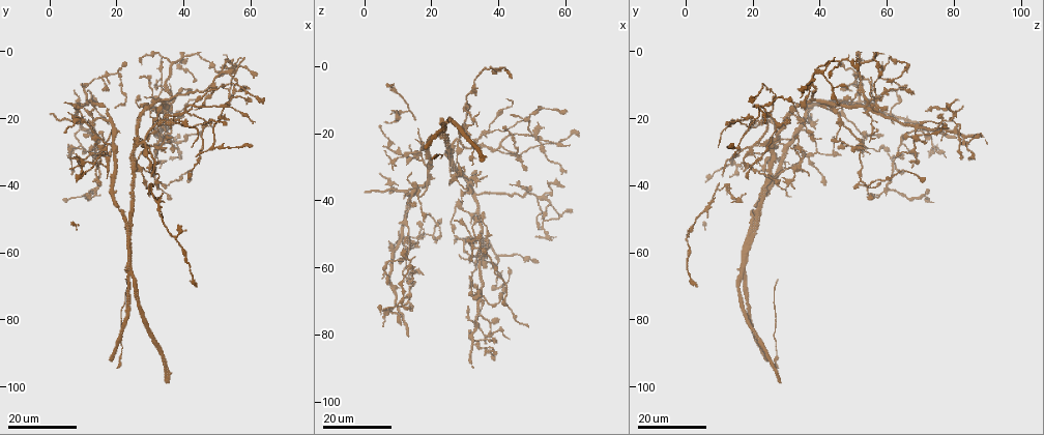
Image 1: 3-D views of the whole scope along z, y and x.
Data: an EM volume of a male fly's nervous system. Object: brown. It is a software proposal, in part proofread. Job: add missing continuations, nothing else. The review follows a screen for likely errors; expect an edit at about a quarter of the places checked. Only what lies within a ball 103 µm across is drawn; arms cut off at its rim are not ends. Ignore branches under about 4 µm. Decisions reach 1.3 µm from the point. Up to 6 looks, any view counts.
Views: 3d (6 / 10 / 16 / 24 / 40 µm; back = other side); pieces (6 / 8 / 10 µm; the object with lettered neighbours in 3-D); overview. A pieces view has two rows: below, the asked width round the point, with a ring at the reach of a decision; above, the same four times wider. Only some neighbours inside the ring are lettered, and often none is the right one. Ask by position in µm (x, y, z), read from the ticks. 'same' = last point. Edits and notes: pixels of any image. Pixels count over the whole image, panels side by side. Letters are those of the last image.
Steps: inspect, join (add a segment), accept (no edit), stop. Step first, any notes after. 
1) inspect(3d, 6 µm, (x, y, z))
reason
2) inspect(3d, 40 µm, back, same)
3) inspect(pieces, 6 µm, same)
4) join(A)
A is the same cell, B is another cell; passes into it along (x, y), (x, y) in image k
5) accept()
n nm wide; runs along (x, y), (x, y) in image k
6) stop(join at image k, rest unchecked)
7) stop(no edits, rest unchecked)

inspect(3d, 16 µm, (52.0, 11.0, 48.0))
end of a long branch

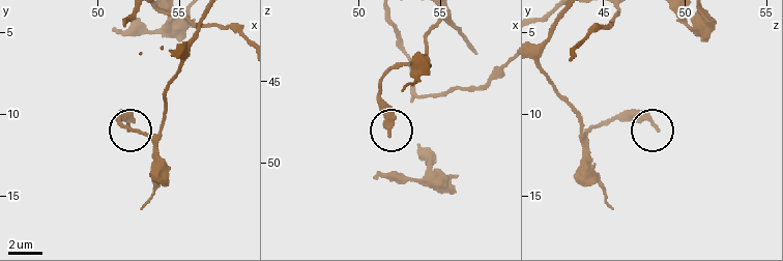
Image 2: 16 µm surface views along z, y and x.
inspect(pieces, 10 µm, (51.9, 10.8, 48.3))

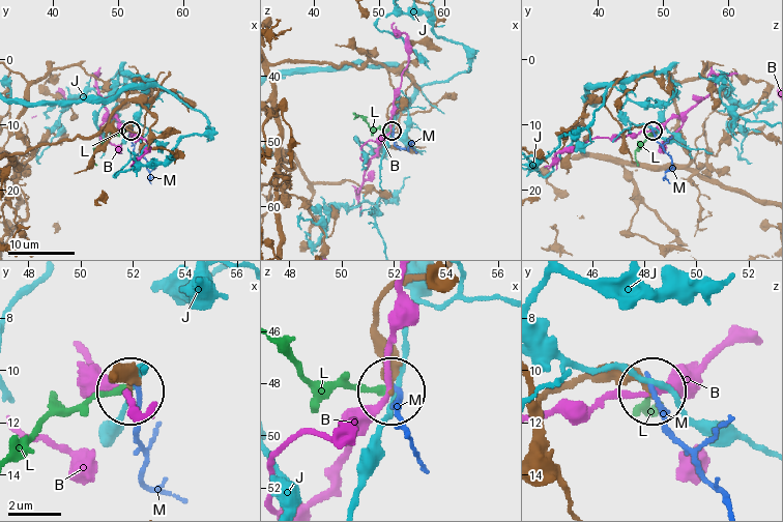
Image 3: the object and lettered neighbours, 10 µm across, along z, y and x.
accept()
B, J, L and M are other cells; none of them fits

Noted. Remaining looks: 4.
inspect(3d, 24 µm, (60.0, 28.5, 13.0))
end of a long branch

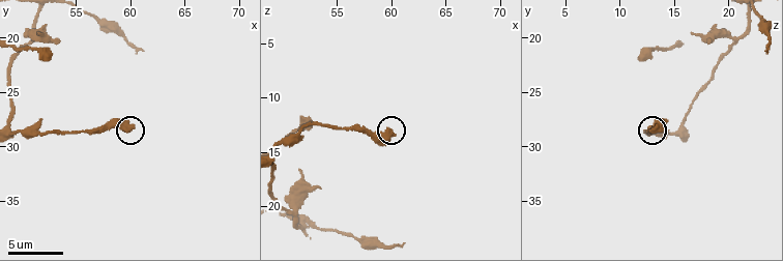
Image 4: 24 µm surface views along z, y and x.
inspect(pieces, 6 µm, (60.2, 28.0, 13.6))

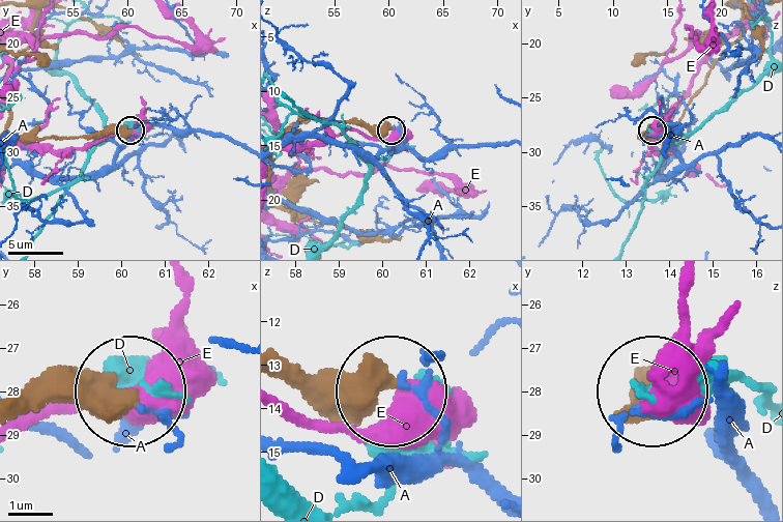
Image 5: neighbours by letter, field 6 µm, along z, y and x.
accept()
A, D and E are other cells; runs along (278, 359), (385, 386) in image 5; no lettered segment goes on from it

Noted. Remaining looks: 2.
inspect(3d, 16 µm, (33.0, 26.0, 76.5))

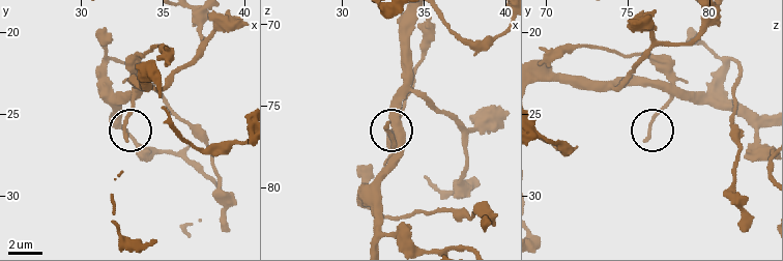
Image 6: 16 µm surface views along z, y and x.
inspect(pieces, 10 µm, (32.7, 26.5, 76.1))

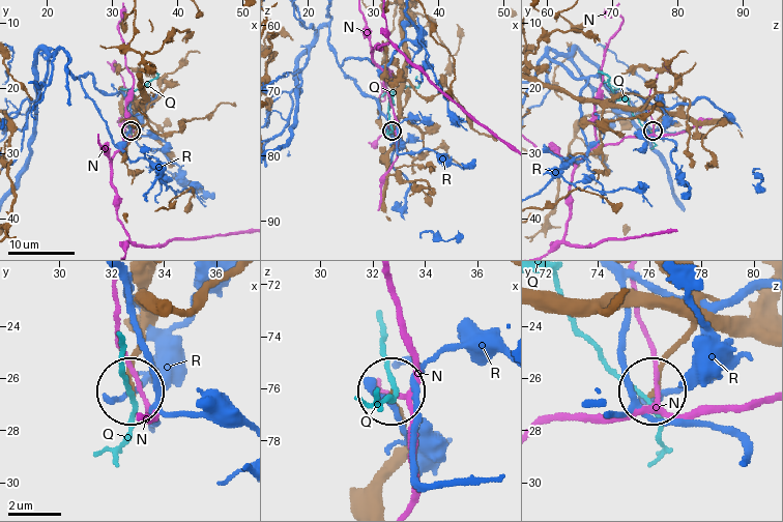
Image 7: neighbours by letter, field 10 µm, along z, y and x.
accept()
220 nm wide; N, Q and R are other cells; runs along (582, 99), (659, 110), (662, 114), (653, 131) in image 7; no lettered segment goes on from it

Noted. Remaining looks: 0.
stop(no edits, rest unchecked)

